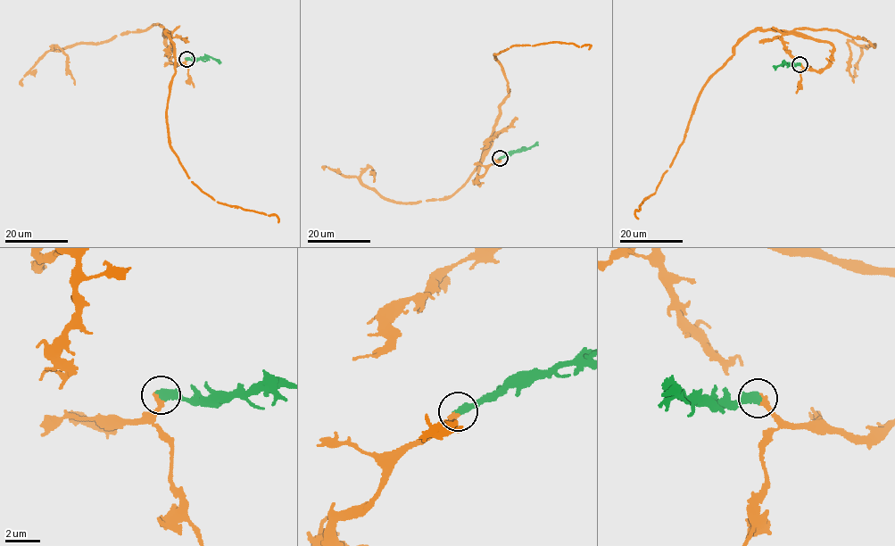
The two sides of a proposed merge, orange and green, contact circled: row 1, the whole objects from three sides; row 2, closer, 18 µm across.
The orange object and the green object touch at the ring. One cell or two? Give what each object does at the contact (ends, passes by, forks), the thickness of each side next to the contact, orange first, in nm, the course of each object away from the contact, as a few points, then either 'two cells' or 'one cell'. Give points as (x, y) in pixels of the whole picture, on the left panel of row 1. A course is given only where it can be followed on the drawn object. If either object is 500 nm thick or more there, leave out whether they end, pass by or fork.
orange ends; green ends; calibres 280 and 460 nm; course orange (186, 58), (173, 64), (163, 31), (175, 52), (169, 147), (214, 201), (278, 222); course green (186, 58), (212, 57), (220, 62); one cell

